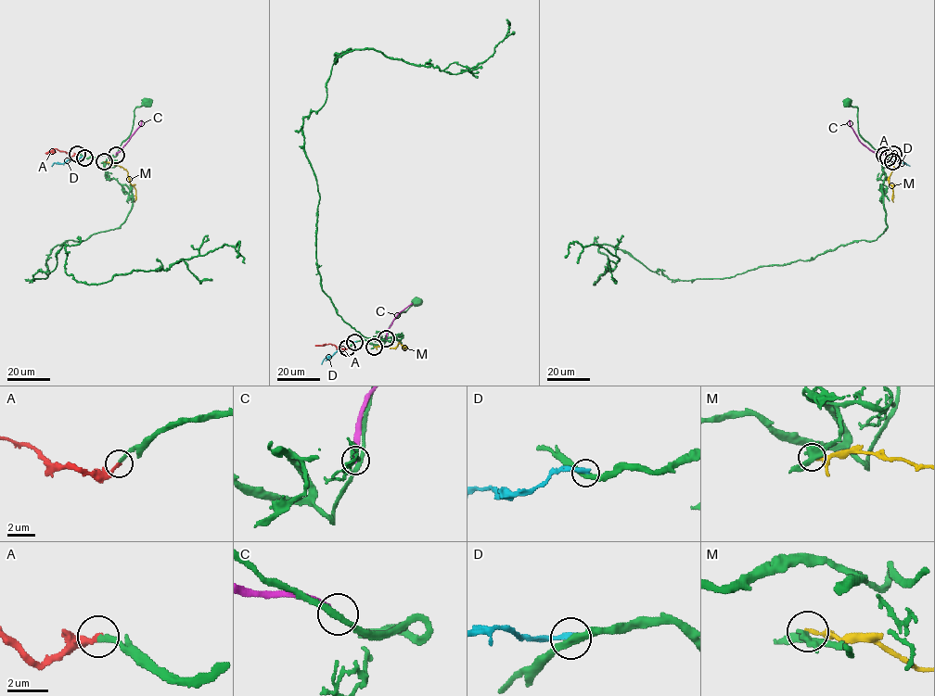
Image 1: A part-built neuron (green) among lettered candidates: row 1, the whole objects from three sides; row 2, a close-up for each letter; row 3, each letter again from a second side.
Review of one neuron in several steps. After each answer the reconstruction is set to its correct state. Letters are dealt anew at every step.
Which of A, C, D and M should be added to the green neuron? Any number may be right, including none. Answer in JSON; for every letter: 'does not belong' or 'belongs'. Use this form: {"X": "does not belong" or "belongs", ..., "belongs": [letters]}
{"A": "belongs", "C": "does not belong", "D": "does not belong", "M": "does not belong", "belongs": ["A"]}

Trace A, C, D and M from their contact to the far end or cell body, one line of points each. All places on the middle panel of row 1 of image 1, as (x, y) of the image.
A: (348, 348), (315, 345)
C: (386, 338), (393, 320), (411, 303)
D: (355, 342), (344, 341), (322, 364)
M: (374, 347), (392, 348), (400, 343), (404, 348)

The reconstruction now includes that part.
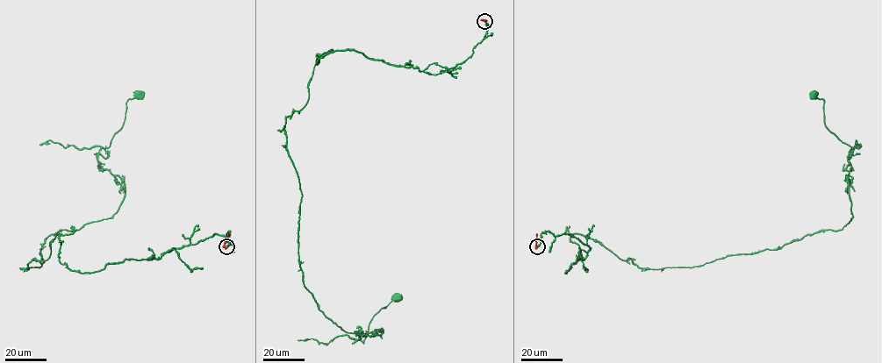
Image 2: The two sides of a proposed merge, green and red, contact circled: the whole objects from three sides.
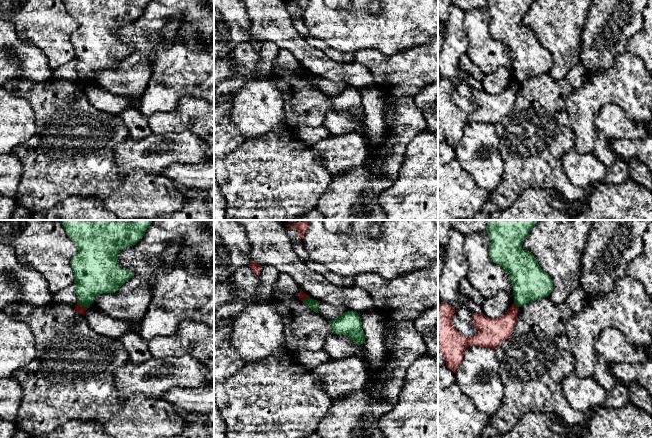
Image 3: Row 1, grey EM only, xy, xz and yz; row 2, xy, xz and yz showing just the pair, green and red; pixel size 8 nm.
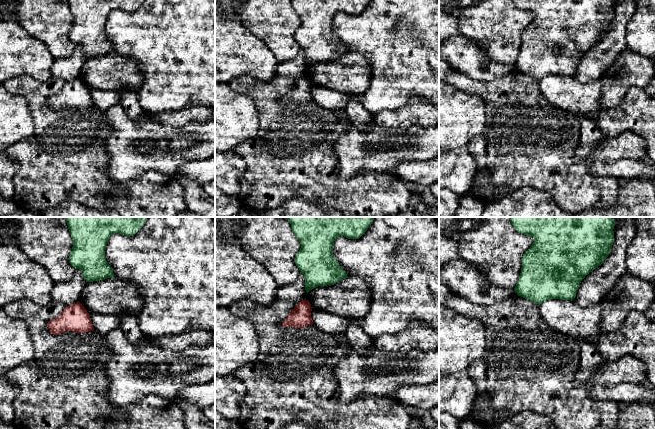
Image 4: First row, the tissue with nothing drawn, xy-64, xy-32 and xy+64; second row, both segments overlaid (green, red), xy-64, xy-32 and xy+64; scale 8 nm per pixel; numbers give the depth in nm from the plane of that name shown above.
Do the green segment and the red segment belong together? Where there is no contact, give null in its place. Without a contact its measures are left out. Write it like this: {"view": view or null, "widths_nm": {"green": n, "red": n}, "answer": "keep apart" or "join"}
{"view": "xy", "widths_nm": {"green": 300, "red": 70}, "answer": "keep apart"}

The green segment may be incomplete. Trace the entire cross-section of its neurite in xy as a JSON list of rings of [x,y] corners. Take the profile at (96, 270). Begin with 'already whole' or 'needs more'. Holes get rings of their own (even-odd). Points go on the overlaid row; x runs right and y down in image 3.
already whole; [[[60,220],[66,234],[78,246],[70,264],[74,270],[77,304],[87,309],[102,293],[115,293],[134,276],[130,270],[119,267],[120,250],[139,242],[153,220]]]

